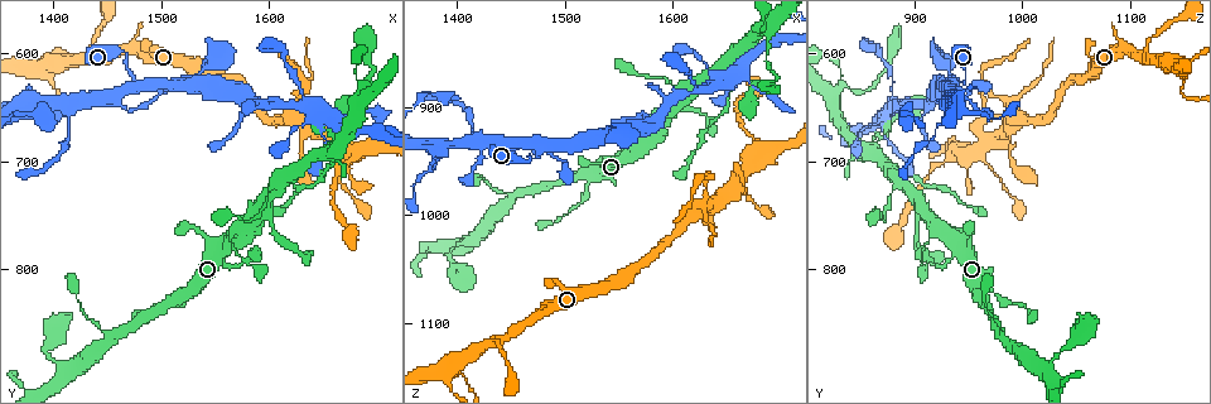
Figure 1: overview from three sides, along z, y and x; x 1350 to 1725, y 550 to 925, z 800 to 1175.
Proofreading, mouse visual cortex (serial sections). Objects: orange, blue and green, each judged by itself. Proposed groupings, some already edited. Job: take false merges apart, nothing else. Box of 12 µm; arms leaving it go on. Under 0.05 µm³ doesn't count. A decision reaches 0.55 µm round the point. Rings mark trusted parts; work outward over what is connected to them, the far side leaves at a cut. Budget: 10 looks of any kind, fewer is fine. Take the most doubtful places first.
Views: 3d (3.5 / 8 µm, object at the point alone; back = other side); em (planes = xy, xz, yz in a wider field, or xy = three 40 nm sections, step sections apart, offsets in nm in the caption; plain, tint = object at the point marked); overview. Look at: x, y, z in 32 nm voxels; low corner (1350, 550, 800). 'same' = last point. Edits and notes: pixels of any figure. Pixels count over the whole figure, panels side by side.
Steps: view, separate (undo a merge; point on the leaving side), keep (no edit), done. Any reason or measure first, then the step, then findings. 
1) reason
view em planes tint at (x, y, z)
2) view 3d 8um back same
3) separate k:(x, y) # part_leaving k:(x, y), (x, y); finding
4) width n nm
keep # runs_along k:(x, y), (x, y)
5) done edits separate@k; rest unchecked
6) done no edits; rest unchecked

a fork
view 3d 3.5um at (1476, 632, 944)

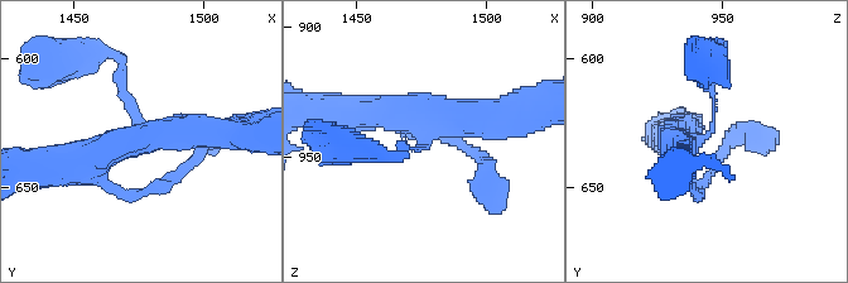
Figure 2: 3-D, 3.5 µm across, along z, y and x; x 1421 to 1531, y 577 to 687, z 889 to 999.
arms 3; arm_widths 150, 400, 400 nm
view em xy step 2 tint at (1477, 630, 943)

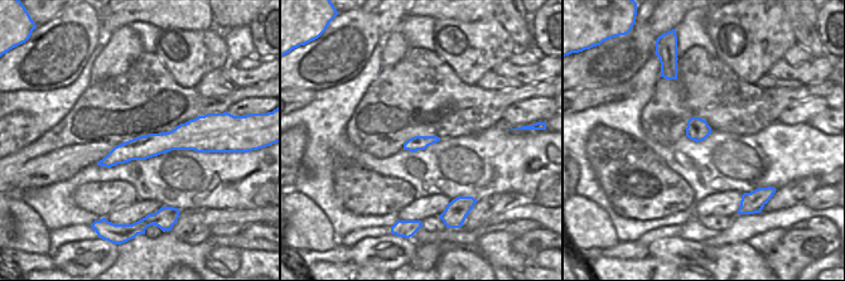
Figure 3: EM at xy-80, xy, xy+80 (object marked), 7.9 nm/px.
width 120 nm
keep # runs_along 3:(204, 135), (133, 149), (102, 163); one cell here

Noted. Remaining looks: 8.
thin neck
view 3d 3.5um at (1416, 648, 932)

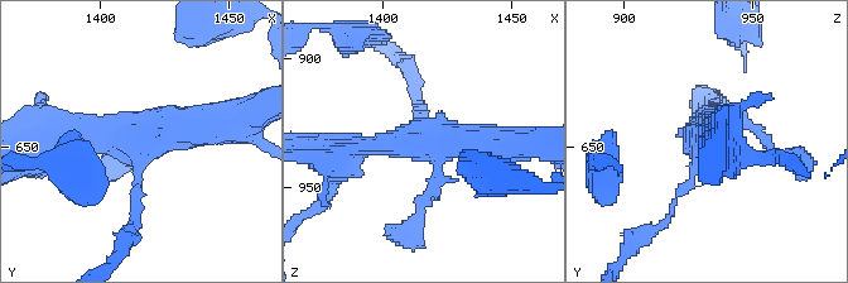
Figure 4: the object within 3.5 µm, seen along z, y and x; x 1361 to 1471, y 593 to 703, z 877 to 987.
shape alone is not enough
view em xy step 5 tint at (1416, 646, 931)

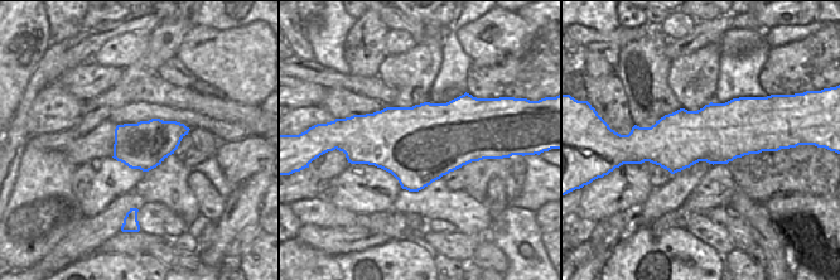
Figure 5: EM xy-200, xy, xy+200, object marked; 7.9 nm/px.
view em planes tint same

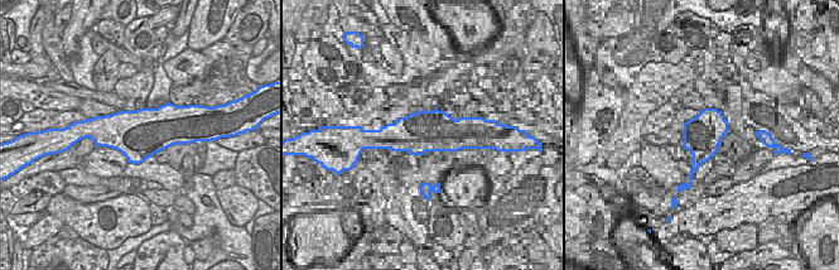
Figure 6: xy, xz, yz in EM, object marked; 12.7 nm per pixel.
keep # runs_along 4:(225, 126), (57, 142); continuous, no second cell

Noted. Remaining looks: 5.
abrupt turn
view 3d 8um at (1668, 690, 960)

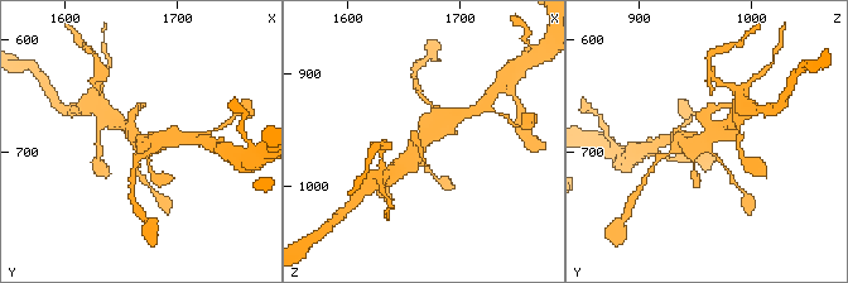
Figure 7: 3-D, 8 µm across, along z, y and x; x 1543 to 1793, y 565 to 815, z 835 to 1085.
view em xy step 3 tint at (1666, 692, 958)

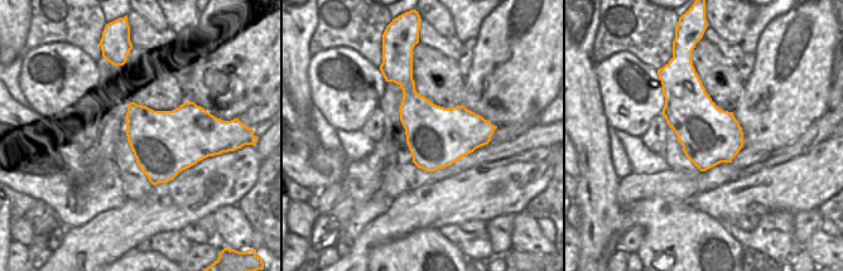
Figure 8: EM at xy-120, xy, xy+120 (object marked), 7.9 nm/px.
keep # runs_along 7:(404, 166), (437, 124), (438, 110); all the same cell

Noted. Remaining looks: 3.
three arms meet
view 3d 3.5um at (1434, 606, 1114)

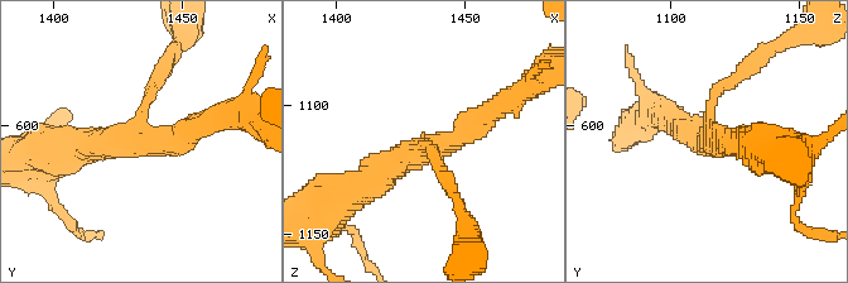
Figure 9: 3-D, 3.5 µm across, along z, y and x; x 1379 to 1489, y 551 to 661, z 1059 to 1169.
view em xy step 2 tint at (1437, 607, 1115)

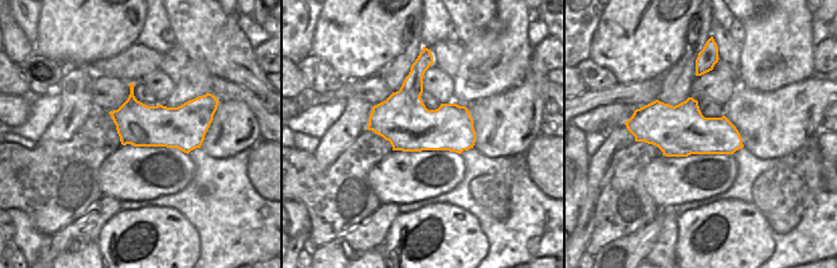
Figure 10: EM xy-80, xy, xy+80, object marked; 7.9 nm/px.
keep # continuous, no second cell

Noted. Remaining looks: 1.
done no edits; rest unchecked

